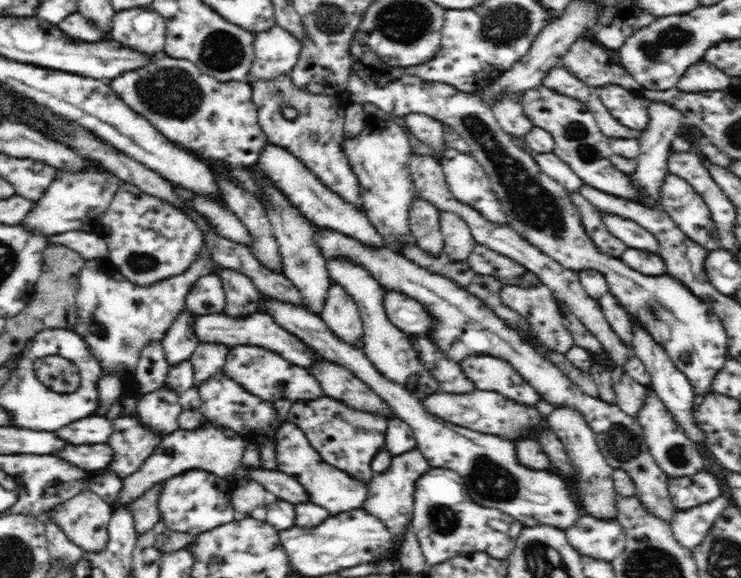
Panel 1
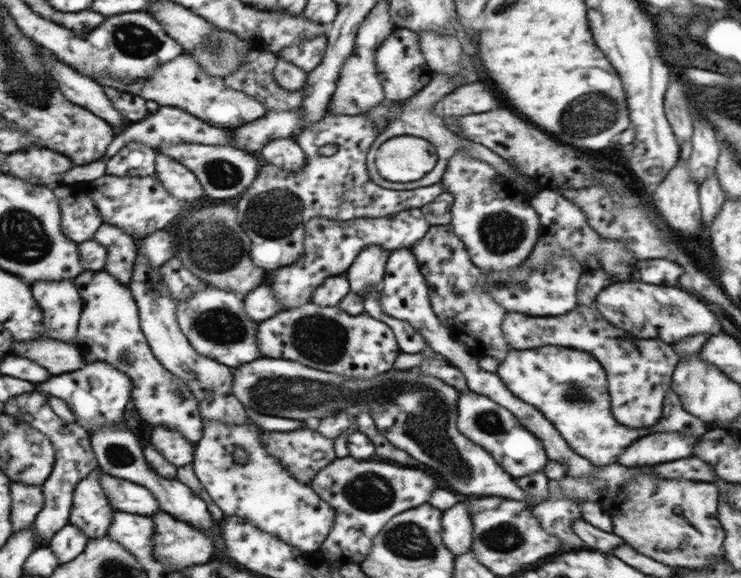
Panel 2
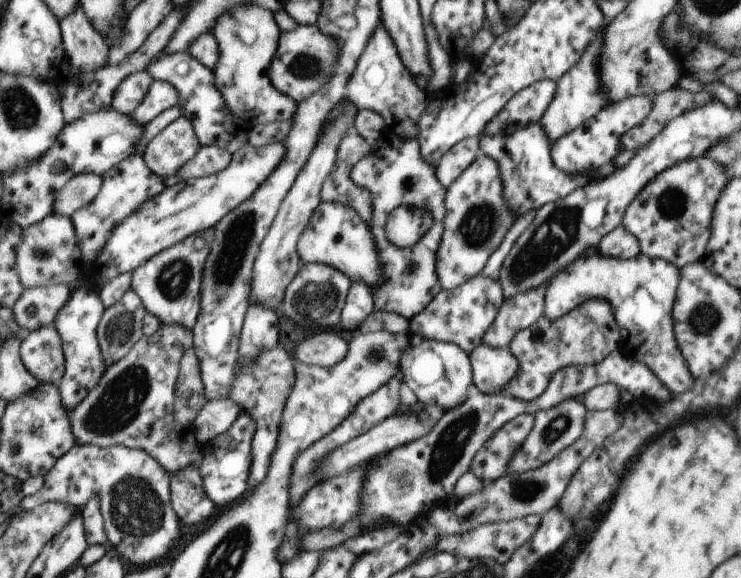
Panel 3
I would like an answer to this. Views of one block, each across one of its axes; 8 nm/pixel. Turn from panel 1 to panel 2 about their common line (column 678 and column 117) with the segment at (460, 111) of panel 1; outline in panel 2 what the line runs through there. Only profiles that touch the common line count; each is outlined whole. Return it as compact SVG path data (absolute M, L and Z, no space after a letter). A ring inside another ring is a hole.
M88 270L73 280L83 298L84 307L79 318L76 345L89 357L89 361L111 364L132 381L131 399L138 416L152 424L177 430L194 448L203 435L200 403L185 382L168 372L154 357L139 325L137 302L128 284L120 284L104 270Z

